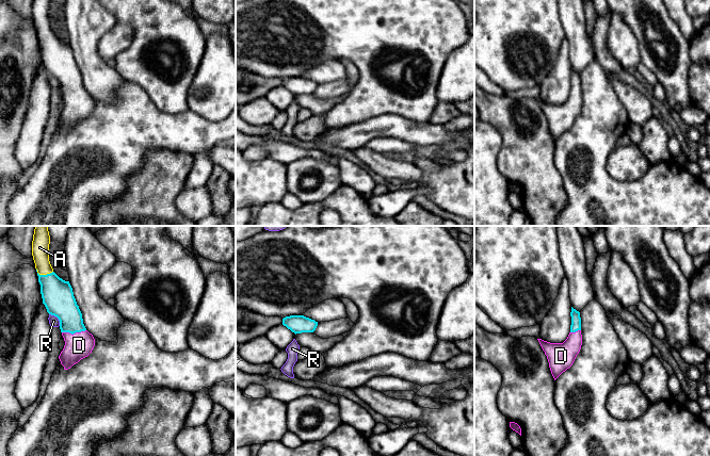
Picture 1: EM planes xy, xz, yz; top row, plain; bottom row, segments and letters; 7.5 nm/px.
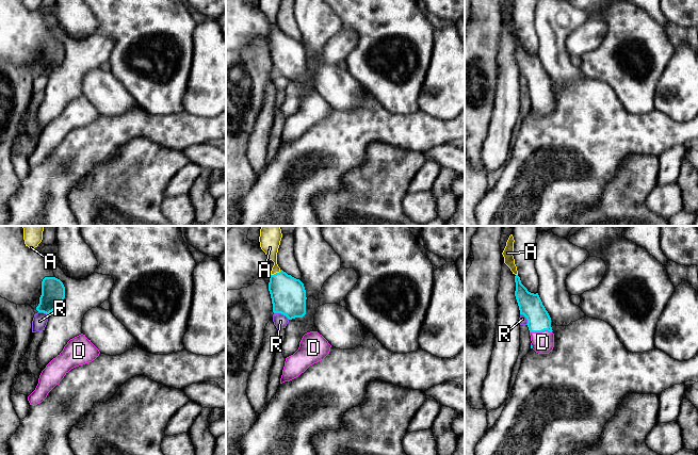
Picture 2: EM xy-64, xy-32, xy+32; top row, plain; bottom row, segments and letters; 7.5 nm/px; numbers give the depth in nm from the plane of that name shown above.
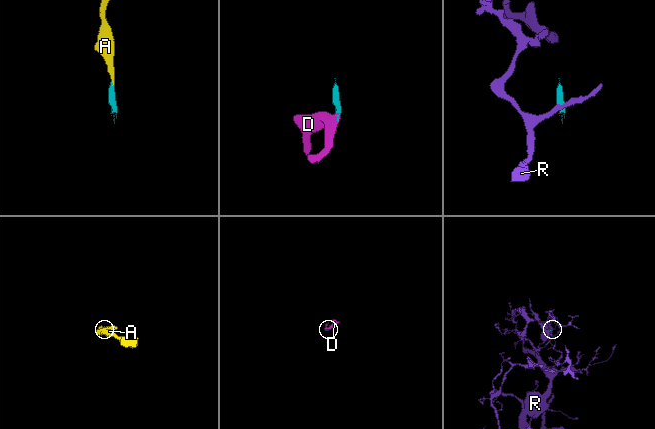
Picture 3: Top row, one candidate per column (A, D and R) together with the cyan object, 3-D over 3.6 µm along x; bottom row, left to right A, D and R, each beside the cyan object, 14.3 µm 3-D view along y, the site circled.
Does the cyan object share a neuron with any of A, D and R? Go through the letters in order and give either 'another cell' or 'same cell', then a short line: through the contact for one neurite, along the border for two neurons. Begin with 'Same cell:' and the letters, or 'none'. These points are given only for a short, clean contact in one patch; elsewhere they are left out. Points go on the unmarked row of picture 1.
Same cell: A, D
A: same cell; line xy (58, 58), (44, 36), (39, 7)
D: same cell; line xy (61, 64), (70, 79), (74, 94), (79, 107)
R: another cell; line xy (49, 75), (58, 80), (60, 86)

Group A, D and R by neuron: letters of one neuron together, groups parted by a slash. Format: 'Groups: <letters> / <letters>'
Groups: A D / R

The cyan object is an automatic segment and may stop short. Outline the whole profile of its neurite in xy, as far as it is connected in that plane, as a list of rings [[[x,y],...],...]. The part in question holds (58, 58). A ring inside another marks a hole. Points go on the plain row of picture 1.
[[[33,0],[32,17],[43,65],[47,74],[60,82],[65,107],[59,120],[64,131],[68,131],[92,114],[95,100],[83,85],[82,75],[69,43],[63,42],[53,33],[49,22],[49,5],[50,0]]]

